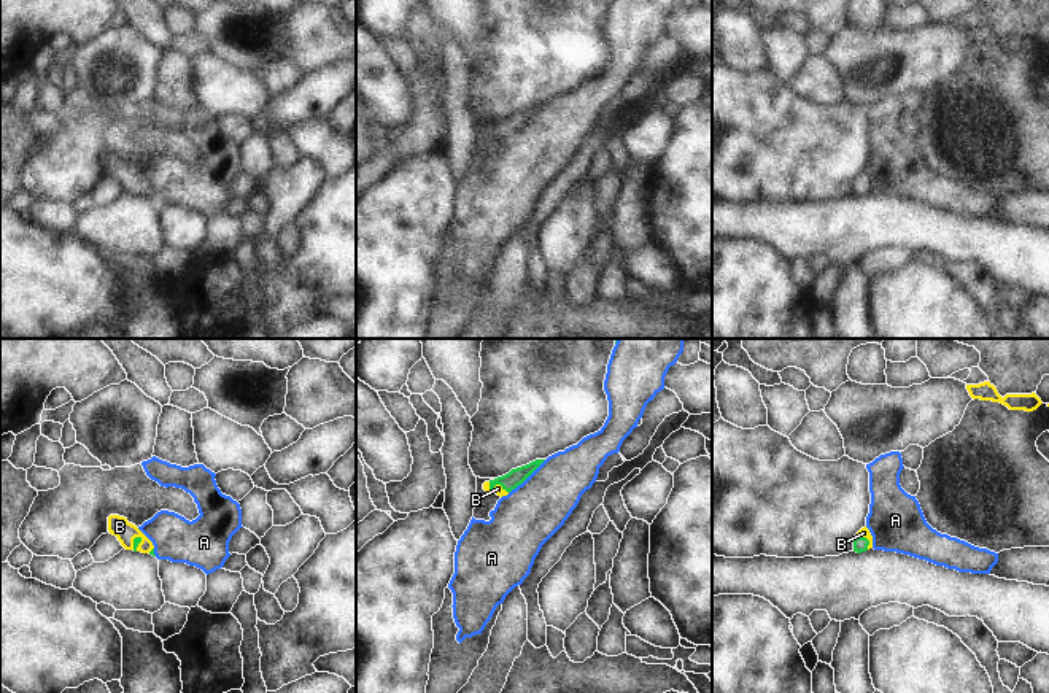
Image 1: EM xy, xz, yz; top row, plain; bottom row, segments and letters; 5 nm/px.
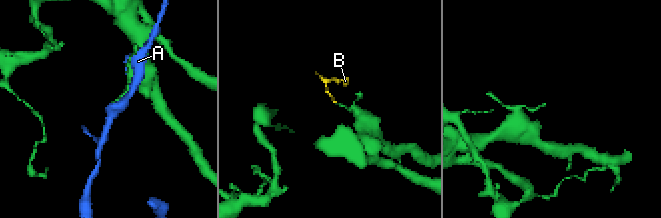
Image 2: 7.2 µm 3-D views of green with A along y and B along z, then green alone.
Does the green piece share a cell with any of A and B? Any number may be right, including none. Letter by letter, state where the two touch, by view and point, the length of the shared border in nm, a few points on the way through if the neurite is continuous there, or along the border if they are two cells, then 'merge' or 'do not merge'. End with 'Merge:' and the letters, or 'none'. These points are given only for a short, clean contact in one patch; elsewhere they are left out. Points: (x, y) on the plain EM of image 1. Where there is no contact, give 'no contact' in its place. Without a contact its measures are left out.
A: contact xz (526, 121); length 260 nm; do not merge
B: contact yz (867, 183); length 100 nm; way yz (860, 188), (867, 183), (863, 177); merge
Merge: B

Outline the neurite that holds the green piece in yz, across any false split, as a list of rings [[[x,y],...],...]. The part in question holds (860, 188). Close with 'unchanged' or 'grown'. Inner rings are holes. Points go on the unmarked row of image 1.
[[[865,170],[861,172],[854,183],[854,196],[861,197],[873,192],[873,180],[869,173]]]; grown

